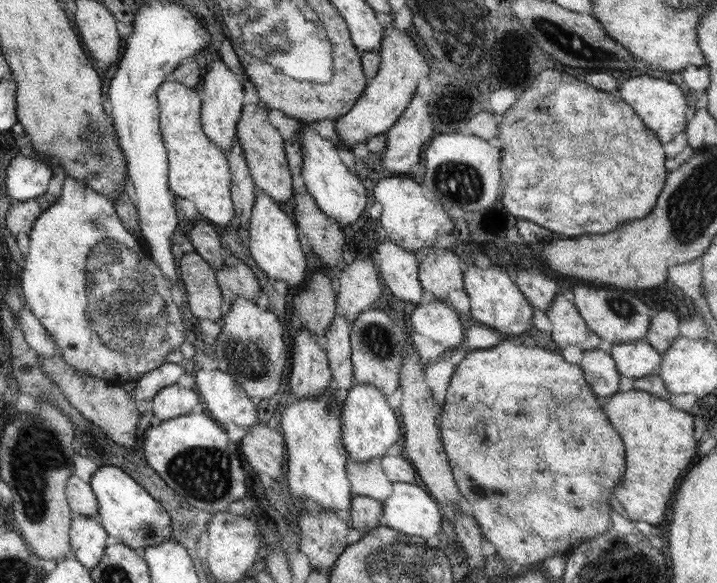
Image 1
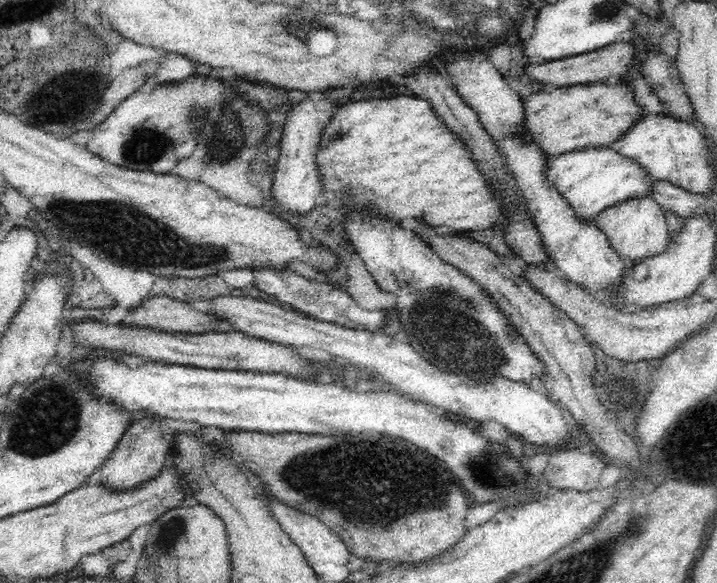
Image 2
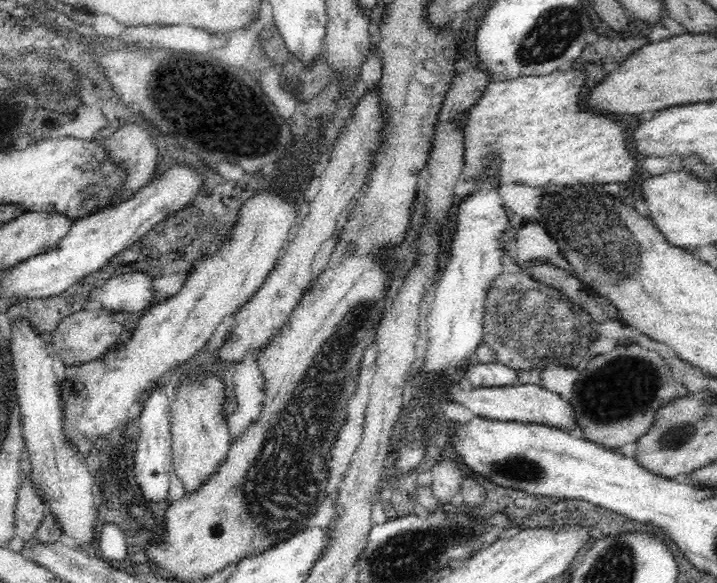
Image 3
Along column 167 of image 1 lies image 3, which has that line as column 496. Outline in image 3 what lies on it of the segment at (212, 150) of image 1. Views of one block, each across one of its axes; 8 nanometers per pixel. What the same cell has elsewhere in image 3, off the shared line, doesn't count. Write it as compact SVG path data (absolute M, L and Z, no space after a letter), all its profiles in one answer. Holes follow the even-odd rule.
M571 70L548 73L546 76L526 76L504 82L490 82L483 98L468 113L460 118L460 129L464 134L464 166L462 174L472 181L481 172L481 161L489 150L498 149L503 155L502 175L505 184L540 187L548 185L587 185L623 183L638 168L638 158L628 146L628 126L622 118L606 116L595 110L584 108L582 88L586 84L584 70Z

